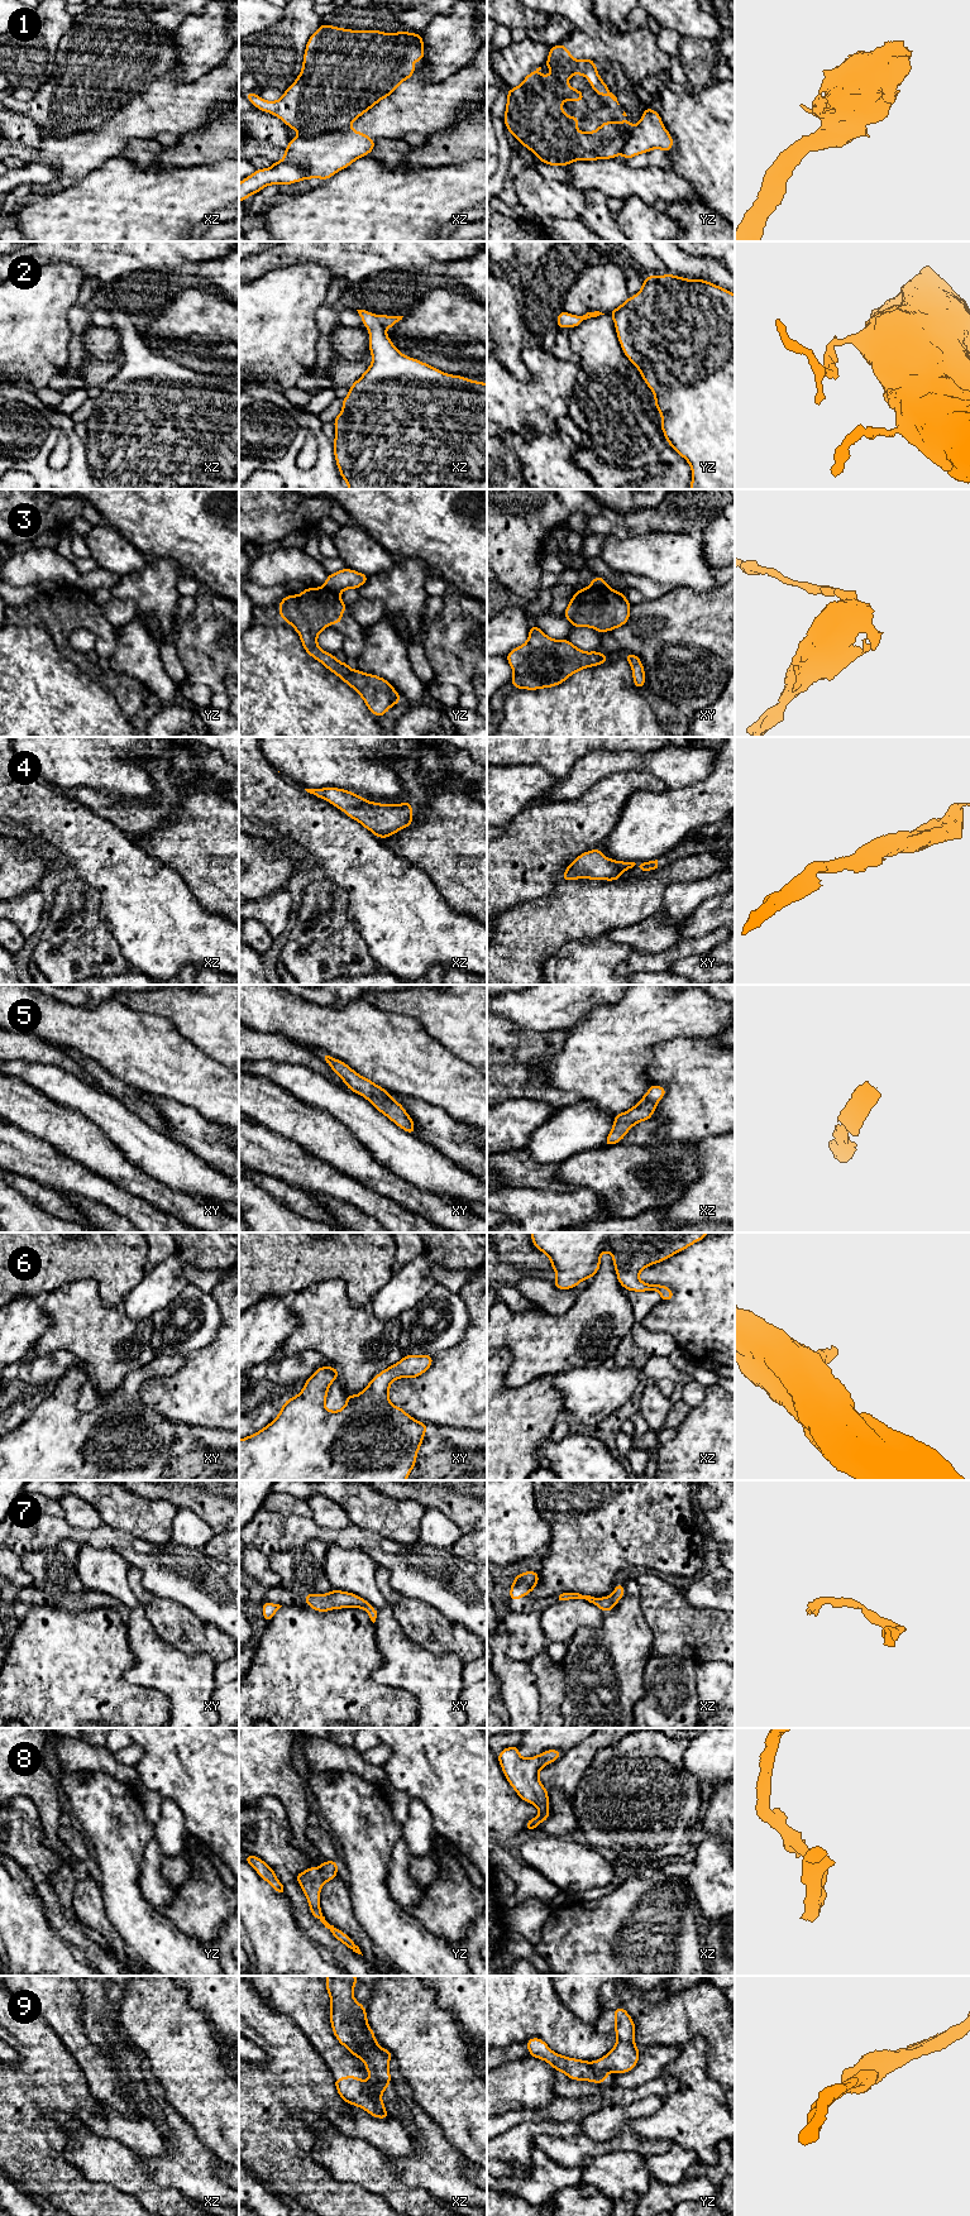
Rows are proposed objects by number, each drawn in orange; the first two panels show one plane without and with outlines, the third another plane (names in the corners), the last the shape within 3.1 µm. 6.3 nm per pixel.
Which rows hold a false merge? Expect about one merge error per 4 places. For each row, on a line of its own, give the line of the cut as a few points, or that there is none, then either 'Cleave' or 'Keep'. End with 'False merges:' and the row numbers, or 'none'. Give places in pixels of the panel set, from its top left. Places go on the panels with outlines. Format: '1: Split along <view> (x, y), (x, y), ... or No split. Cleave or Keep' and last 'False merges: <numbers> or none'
1: Split along xz (349, 124), (324, 134), (300, 137). Cleave
2: No split. Keep
3: Split along xy (606, 585), (588, 587). Cleave
4: No split. Keep
5: No split. Keep
6: No split. Keep
7: No split. Keep
8: No split. Keep
9: Split along xz (368, 2080), (380, 2087), (381, 2095). Cleave
False merges: 1, 3, 9

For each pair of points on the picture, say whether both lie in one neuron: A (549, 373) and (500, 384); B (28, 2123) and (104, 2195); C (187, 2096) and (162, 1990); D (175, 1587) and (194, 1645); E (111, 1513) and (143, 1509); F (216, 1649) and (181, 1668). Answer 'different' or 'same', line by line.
A: same
B: same
C: same
D: different
E: same
F: different

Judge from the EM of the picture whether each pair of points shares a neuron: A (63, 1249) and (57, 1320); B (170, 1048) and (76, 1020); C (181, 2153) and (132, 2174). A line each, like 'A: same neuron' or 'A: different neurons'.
A: different neurons
B: same neuron
C: different neurons

